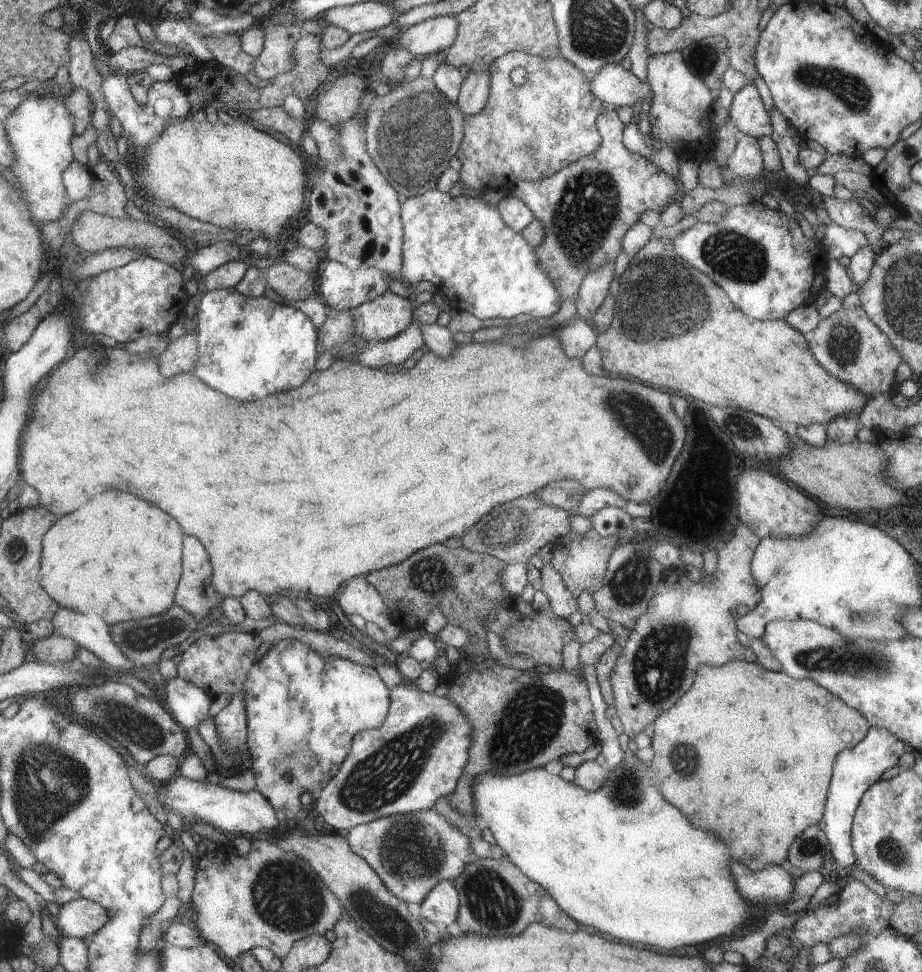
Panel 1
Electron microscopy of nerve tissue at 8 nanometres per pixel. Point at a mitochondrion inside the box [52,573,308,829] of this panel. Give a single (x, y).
(145, 732)

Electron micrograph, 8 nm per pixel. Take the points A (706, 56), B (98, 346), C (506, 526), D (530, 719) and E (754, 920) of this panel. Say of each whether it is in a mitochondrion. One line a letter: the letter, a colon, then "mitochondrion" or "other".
A: mitochondrion
B: other
C: mitochondrion
D: mitochondrion
E: other

